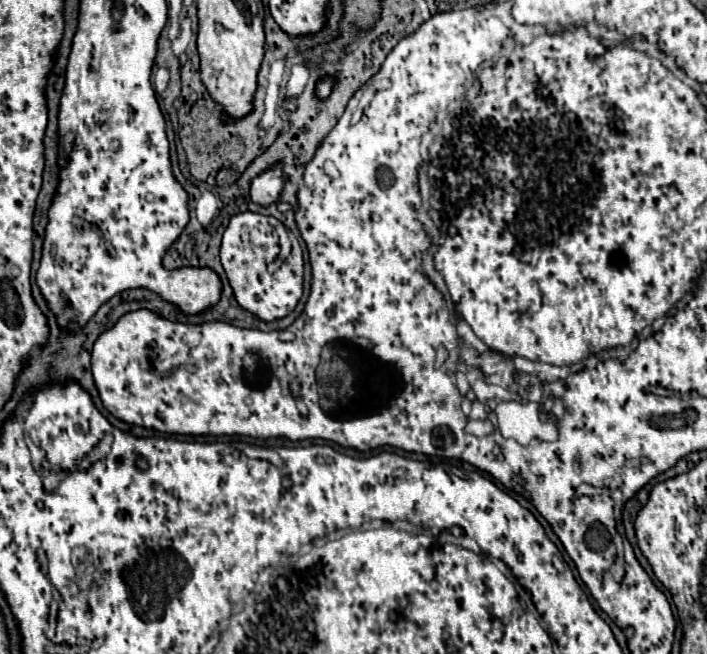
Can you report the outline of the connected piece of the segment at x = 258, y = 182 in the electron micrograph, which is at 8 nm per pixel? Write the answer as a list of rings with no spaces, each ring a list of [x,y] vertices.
[[[276,165],[276,167],[272,167],[272,169],[260,173],[258,177],[252,179],[250,197],[258,205],[270,205],[270,203],[278,201],[282,185],[284,185],[284,181],[282,181],[282,167]]]

